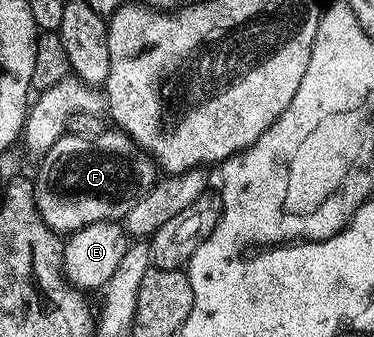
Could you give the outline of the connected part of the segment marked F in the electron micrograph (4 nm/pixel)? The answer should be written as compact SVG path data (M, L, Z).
M117 128L106 129L98 138L84 138L67 132L55 140L38 166L41 167L35 173L33 183L37 212L42 221L61 236L100 222L121 222L155 178L155 166L149 156Z

